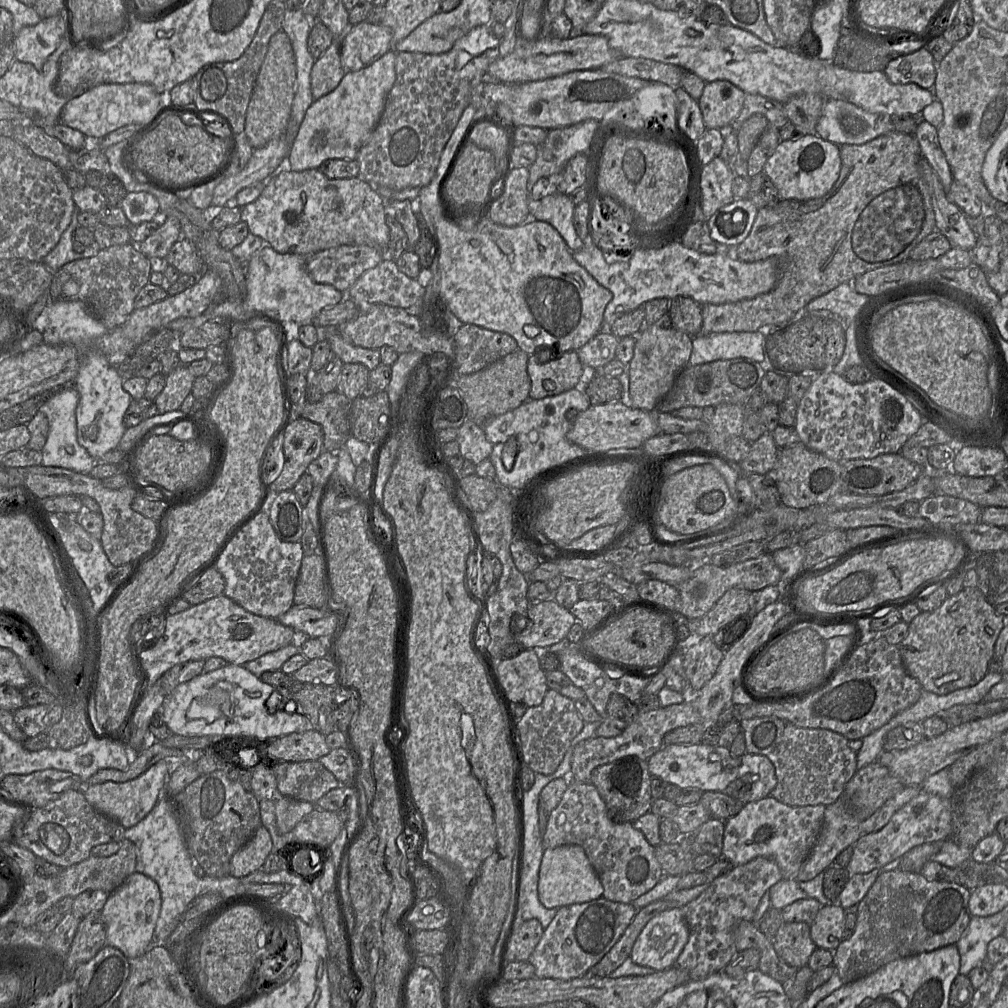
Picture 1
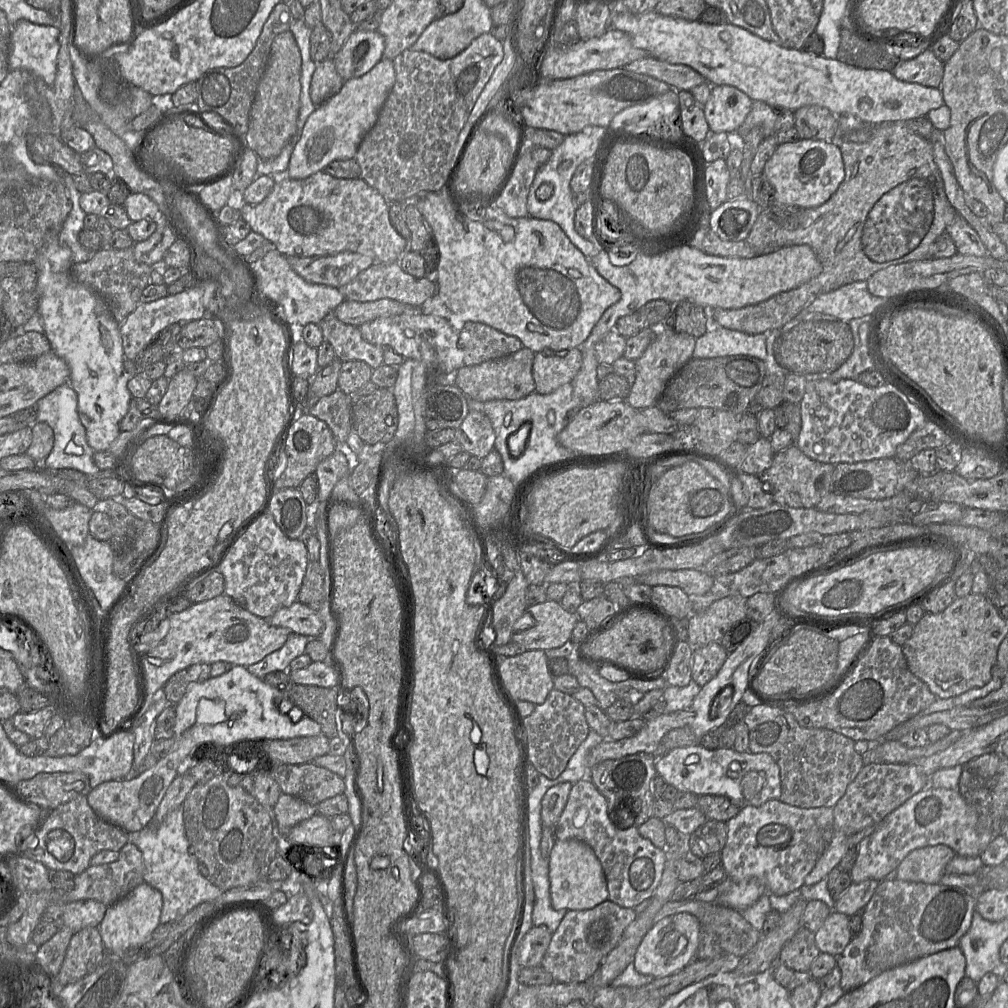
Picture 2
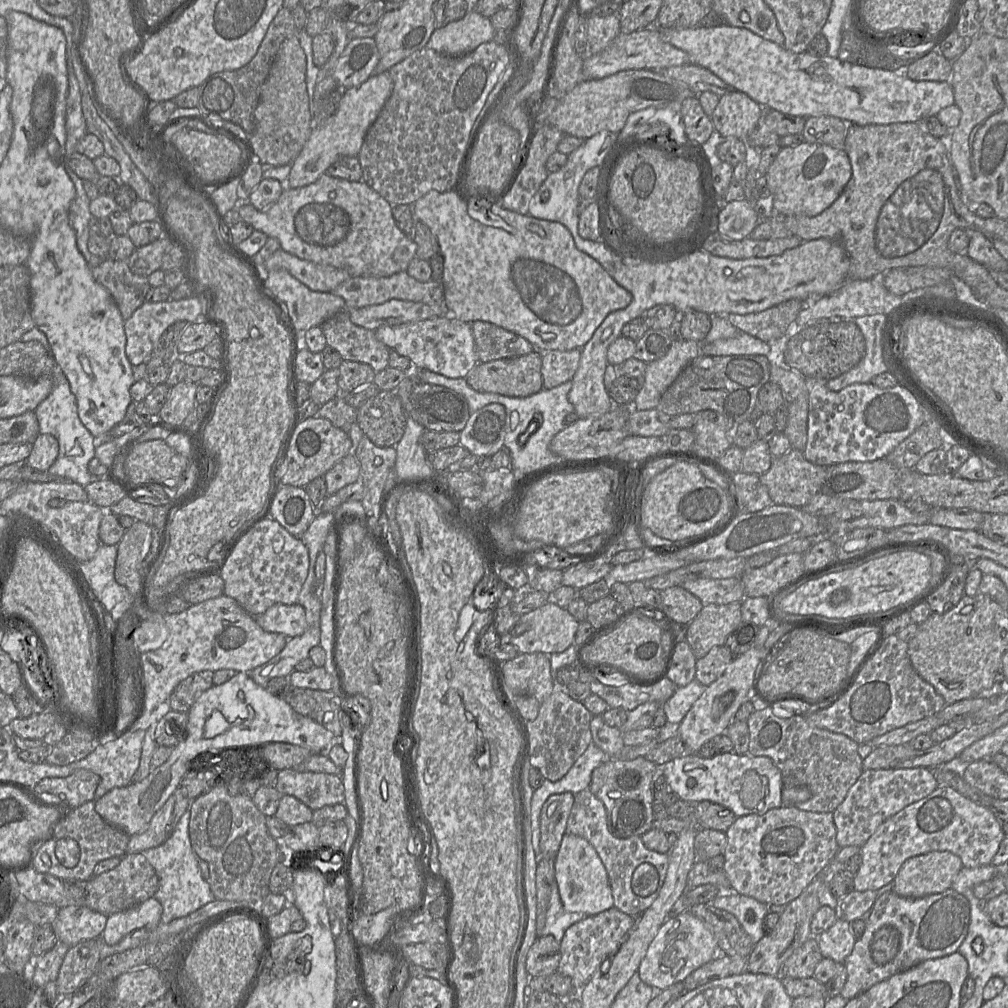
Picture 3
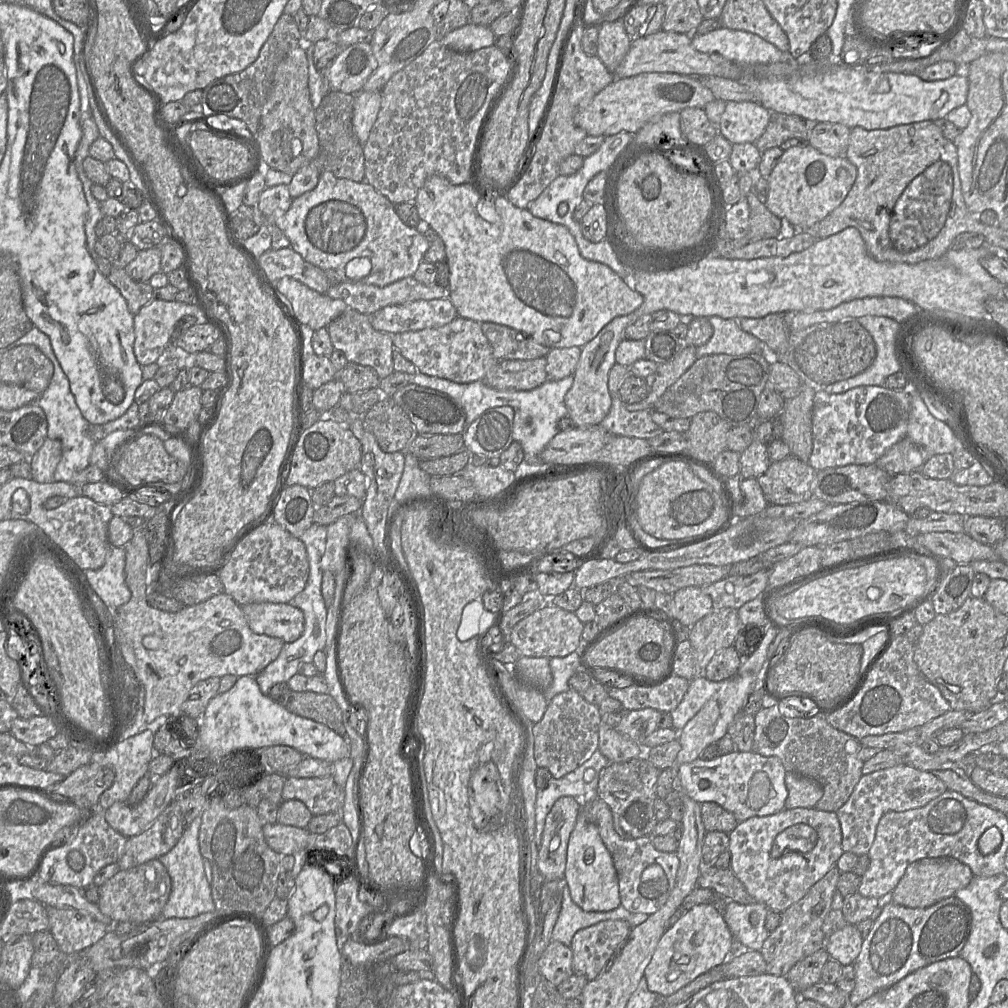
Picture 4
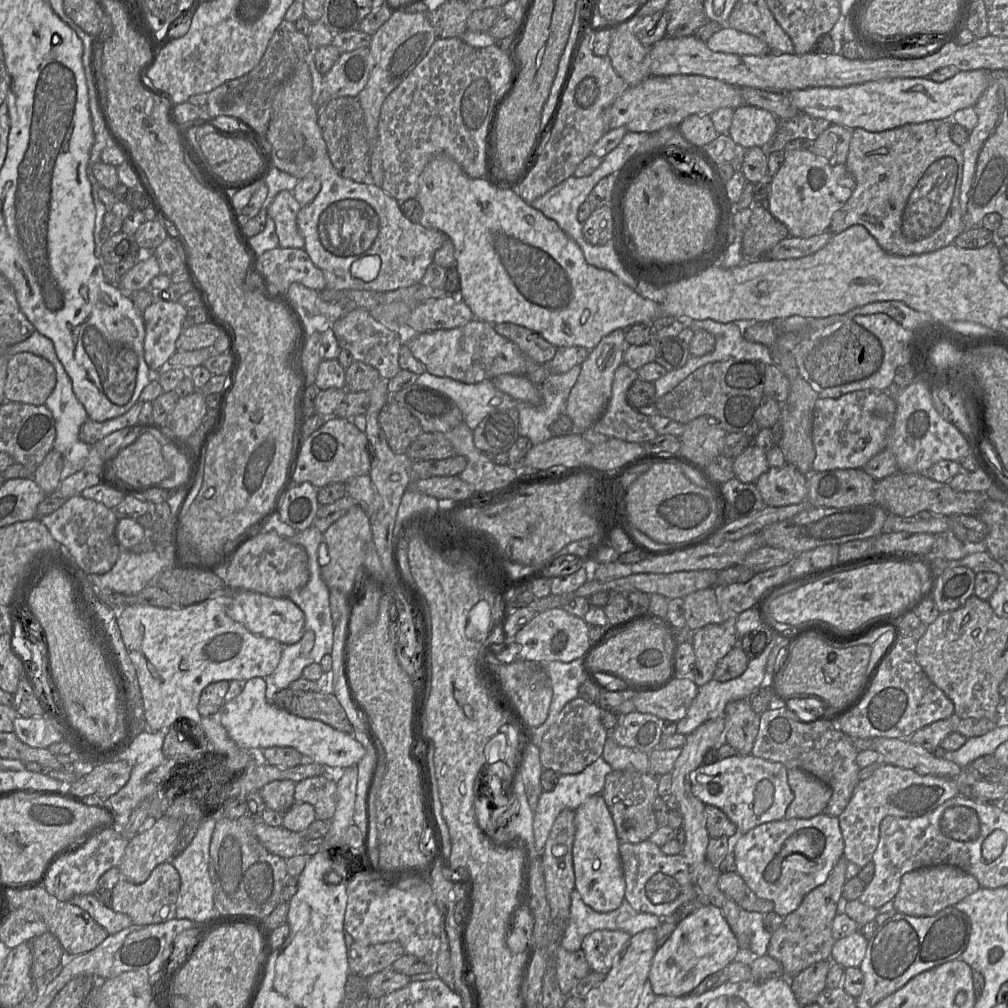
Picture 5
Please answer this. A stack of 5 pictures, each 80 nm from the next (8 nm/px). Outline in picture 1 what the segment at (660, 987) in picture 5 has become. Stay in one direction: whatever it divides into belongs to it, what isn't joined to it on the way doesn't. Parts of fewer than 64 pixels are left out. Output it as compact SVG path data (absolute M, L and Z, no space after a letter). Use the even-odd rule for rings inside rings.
M684 909L663 911L653 917L637 937L631 952L632 961L655 971L672 968L688 939Z

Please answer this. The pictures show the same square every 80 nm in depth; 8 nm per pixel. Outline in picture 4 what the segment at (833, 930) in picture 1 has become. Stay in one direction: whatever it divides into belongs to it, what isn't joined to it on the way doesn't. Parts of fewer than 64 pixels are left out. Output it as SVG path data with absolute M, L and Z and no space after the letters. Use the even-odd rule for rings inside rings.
M847 924L826 938L825 950L830 959L843 966L852 965L861 951L863 940L856 926Z

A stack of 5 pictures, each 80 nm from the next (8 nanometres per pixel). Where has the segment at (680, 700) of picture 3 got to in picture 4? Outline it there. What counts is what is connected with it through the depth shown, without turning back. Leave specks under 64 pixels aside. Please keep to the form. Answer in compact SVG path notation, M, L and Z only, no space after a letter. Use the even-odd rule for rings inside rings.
M697 676L690 681L689 688L682 701L675 710L671 712L673 728L681 731L705 703L716 694L727 680L711 681L705 676Z

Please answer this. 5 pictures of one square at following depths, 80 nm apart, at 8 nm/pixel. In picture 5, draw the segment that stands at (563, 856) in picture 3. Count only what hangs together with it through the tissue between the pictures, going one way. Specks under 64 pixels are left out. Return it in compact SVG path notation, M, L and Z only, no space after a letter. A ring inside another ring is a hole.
M601 794L591 796L580 804L575 810L575 836L572 856L575 874L575 890L577 890L584 903L597 912L610 912L617 909L625 899L625 877L620 858L619 844L615 824L606 802Z

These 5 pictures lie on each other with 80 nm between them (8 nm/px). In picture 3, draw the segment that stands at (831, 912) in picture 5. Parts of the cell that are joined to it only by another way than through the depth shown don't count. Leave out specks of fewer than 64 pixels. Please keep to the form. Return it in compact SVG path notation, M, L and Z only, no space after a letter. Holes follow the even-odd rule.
M816 877L796 899L785 907L776 927L770 933L765 934L749 954L749 973L781 976L781 968L784 962L797 948L812 937L810 925L813 916L822 907L818 899L818 890L824 883L821 878Z

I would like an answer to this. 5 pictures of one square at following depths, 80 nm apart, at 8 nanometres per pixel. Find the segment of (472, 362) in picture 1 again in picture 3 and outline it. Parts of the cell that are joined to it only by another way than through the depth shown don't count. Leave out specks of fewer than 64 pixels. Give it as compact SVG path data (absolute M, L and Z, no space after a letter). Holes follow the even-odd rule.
M486 321L469 322L481 363L524 356L534 351L525 338Z

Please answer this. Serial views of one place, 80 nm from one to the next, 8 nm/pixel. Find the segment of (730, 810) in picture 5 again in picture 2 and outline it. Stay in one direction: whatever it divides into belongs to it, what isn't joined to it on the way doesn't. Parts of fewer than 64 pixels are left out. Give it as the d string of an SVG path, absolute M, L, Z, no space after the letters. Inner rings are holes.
M700 745L675 748L655 761L656 774L666 783L679 791L690 792L697 796L717 795L731 800L739 809L747 806L761 806L769 800L779 800L781 796L781 782L779 766L767 753L753 754L751 752L738 753L733 748L718 748L708 750Z

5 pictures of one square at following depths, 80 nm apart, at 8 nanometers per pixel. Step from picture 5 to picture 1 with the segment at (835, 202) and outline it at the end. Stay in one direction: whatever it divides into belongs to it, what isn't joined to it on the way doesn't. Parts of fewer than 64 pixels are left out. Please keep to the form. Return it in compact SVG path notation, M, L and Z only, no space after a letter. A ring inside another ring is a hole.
M813 133L795 140L781 140L764 164L762 172L774 184L779 200L805 201L827 194L838 179L840 169L840 147Z

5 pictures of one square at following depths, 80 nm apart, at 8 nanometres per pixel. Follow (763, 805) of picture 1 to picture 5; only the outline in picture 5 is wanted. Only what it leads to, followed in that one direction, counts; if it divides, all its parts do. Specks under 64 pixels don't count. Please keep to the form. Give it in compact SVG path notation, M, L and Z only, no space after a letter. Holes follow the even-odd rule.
M818 814L812 818L782 819L761 824L734 840L736 872L760 898L774 903L773 911L785 917L796 910L805 896L826 882L844 855L839 818Z

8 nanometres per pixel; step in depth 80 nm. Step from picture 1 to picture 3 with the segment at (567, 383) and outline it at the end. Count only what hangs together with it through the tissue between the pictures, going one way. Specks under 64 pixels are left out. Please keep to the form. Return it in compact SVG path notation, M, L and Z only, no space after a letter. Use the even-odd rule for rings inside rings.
M581 348L543 352L541 366L543 388L552 389L571 380L578 369L580 357Z

